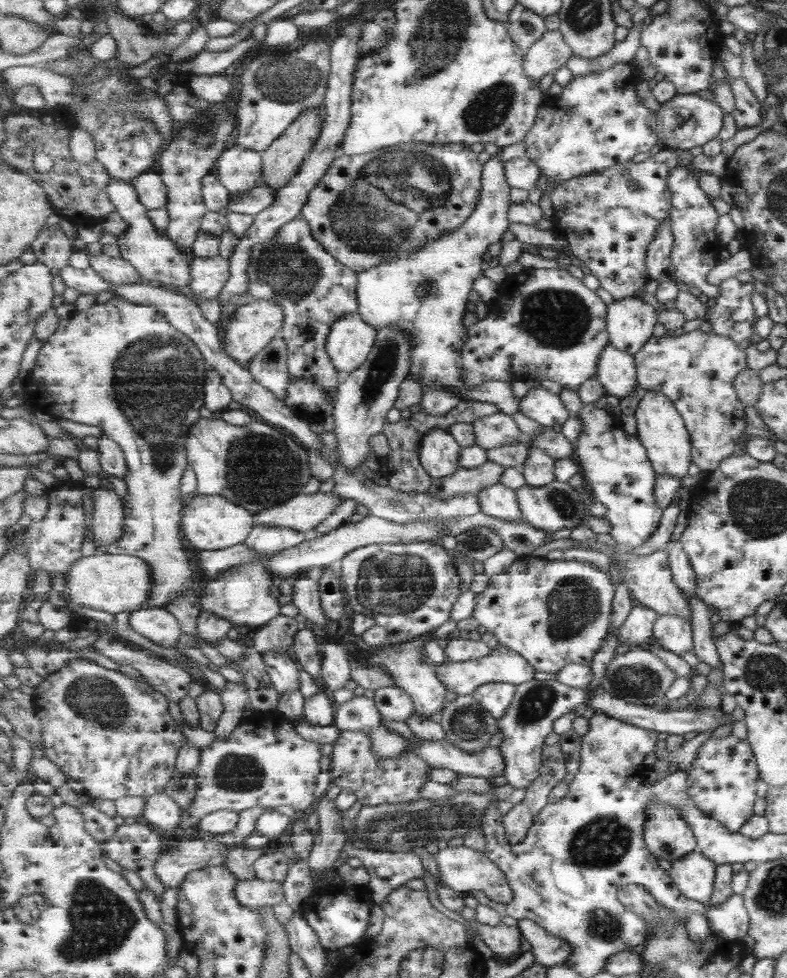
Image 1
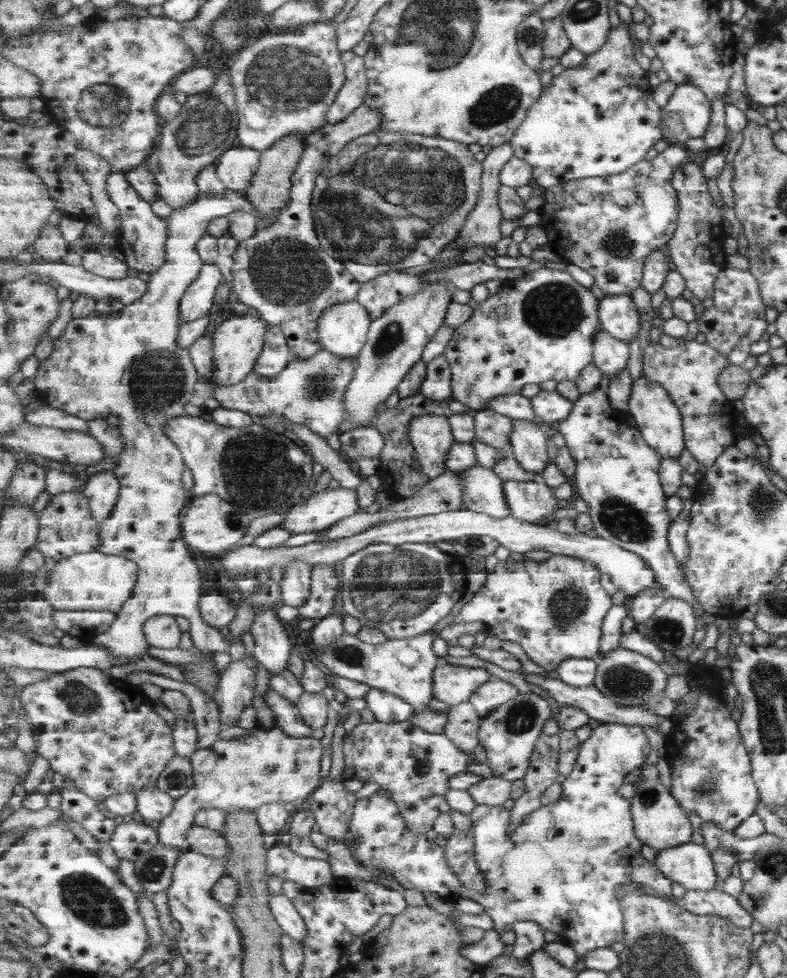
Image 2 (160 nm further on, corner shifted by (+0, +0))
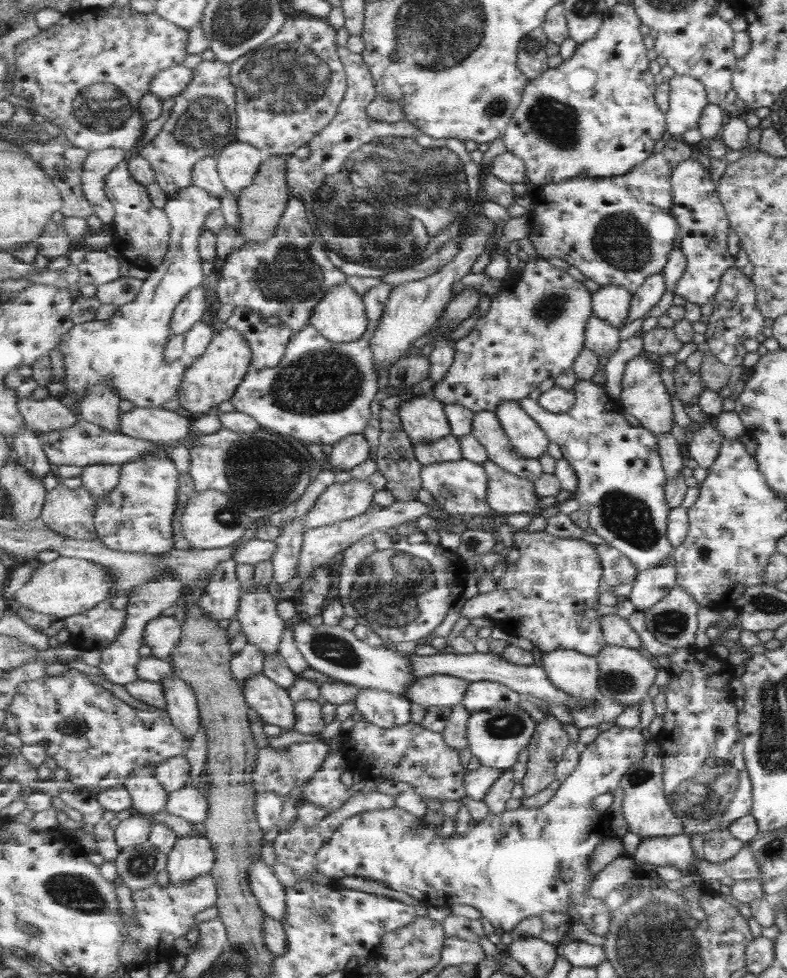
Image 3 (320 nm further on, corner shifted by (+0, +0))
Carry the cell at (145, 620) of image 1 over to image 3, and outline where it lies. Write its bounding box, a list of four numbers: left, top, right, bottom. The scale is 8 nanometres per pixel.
[144,615,182,661]

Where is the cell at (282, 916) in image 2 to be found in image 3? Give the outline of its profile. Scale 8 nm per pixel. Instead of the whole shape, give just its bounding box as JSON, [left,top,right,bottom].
[251,859,287,922]

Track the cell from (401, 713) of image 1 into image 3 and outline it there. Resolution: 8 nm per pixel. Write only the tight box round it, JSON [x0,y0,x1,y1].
[354,688,411,729]

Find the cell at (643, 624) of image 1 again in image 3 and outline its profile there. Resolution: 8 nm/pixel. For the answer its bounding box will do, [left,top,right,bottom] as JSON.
[627,555,678,613]

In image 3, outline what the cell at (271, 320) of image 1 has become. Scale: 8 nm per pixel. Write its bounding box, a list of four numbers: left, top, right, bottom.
[178,325,253,418]

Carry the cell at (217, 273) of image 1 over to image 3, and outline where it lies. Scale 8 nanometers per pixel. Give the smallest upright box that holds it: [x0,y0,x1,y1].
[170,286,209,336]

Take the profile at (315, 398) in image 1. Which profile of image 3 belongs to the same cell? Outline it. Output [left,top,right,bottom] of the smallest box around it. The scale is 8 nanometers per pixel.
[230,323,381,446]

